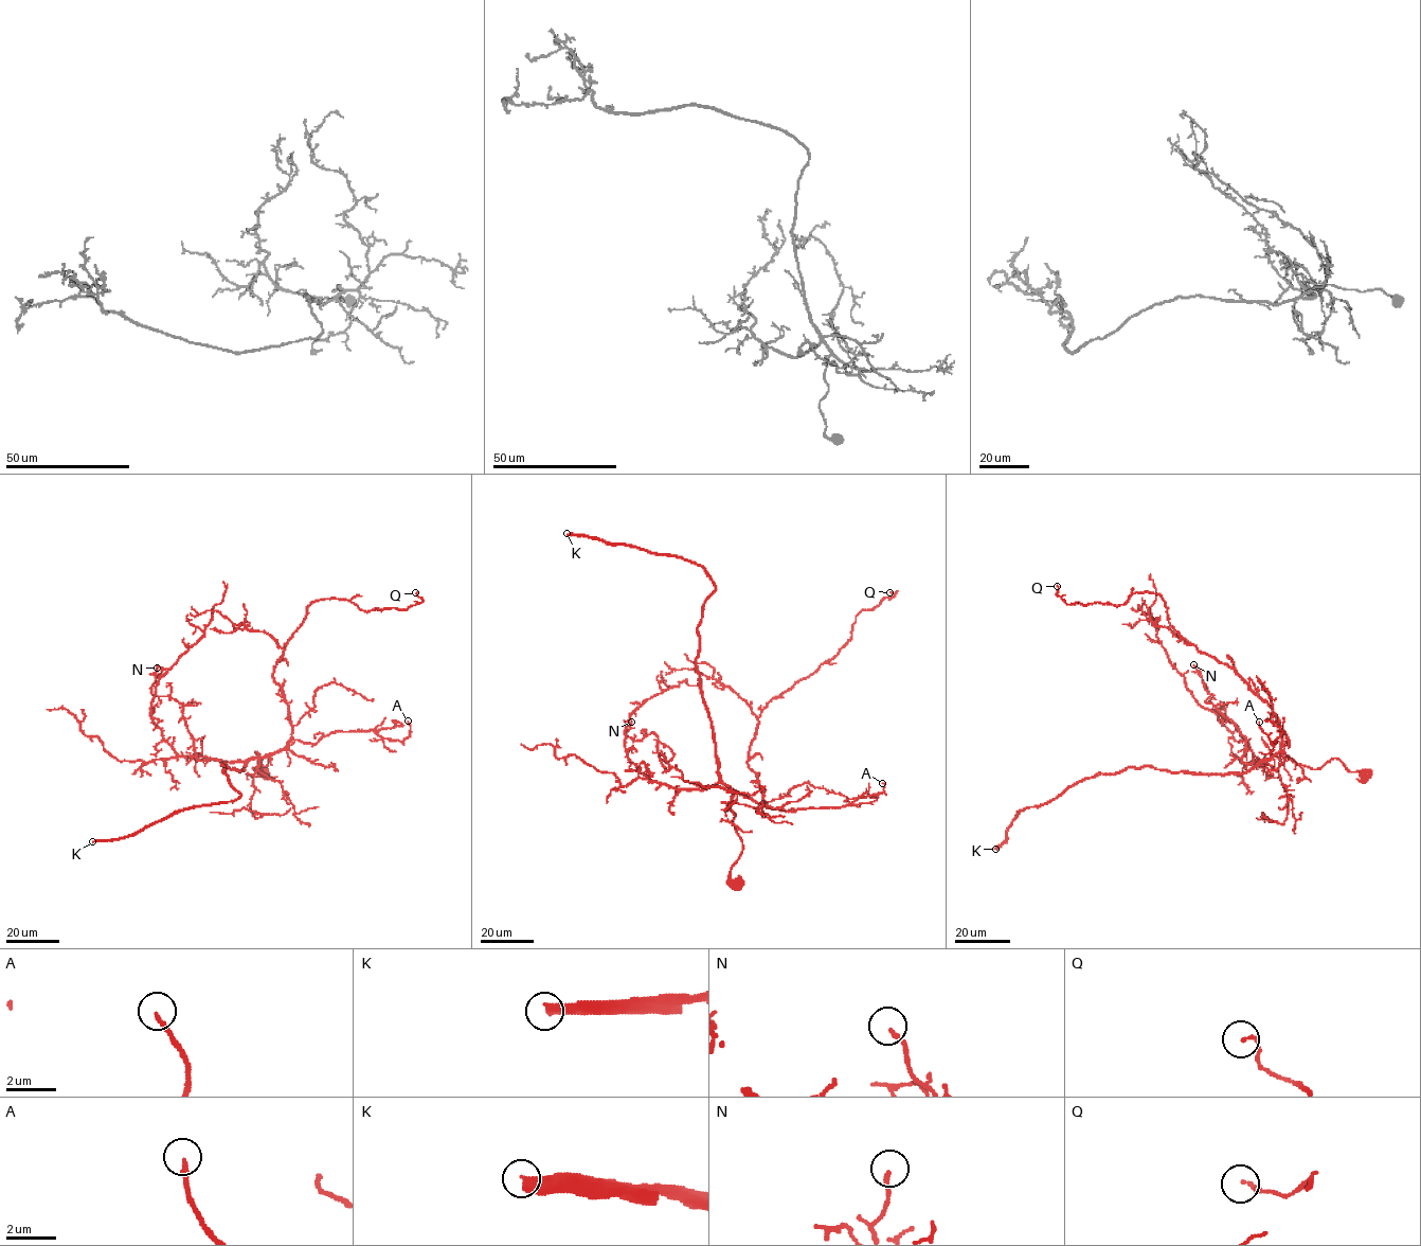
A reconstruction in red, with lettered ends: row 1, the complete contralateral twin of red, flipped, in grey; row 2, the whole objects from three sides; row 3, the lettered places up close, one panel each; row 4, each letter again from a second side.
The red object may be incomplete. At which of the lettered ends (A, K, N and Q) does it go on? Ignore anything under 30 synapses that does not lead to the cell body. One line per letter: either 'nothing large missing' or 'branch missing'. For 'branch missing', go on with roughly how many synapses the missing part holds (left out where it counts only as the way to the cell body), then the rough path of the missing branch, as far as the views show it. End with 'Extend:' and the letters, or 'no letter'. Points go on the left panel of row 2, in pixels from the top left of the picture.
A: nothing large missing
K: branch missing | 500 syn
N: nothing large missing
Q: nothing large missing
Extend: K

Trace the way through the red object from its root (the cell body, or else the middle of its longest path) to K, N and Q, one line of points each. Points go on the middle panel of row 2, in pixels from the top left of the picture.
K: (735, 885), (742, 842), (734, 790), (718, 772), (696, 662), (715, 586), (681, 557), (567, 533)
N: (735, 885), (742, 842), (734, 790), (667, 770), (654, 734), (626, 735), (631, 722)
Q: (735, 885), (742, 842), (731, 797), (767, 804), (748, 764), (761, 711), (831, 659), (856, 616), (889, 592)

